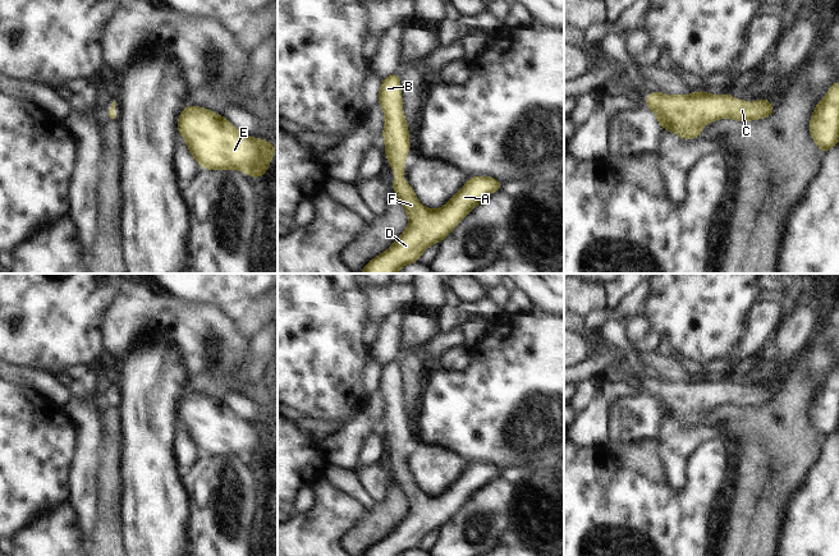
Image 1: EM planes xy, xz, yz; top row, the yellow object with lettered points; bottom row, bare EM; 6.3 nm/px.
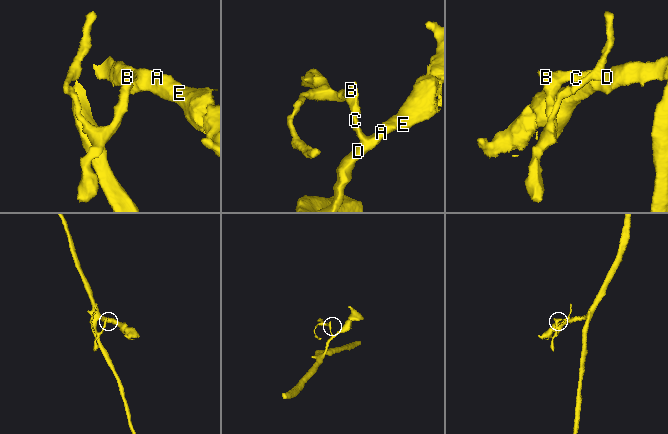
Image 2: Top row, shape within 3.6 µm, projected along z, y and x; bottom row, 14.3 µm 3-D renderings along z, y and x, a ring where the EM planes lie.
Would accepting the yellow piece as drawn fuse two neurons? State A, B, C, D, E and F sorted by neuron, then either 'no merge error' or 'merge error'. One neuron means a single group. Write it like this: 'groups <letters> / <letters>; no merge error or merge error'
groups A B C D E F; no merge error

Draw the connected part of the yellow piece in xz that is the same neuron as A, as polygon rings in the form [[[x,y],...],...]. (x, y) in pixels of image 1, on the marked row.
[[[399,73],[386,77],[379,93],[385,112],[385,152],[396,178],[393,189],[405,207],[409,225],[400,238],[382,254],[370,261],[361,274],[396,274],[405,263],[414,263],[422,252],[446,238],[453,228],[492,190],[500,190],[503,183],[487,176],[471,176],[463,188],[440,210],[425,208],[413,189],[402,178],[404,157],[409,152],[409,132],[402,111]]]

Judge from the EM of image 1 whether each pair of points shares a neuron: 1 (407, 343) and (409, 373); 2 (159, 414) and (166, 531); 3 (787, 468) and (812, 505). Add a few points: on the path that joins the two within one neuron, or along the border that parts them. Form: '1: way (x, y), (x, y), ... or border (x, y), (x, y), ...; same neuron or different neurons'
1: border (423, 341), (413, 345), (400, 359); different neurons
2: way (157, 444), (157, 501); same neuron
3: border (816, 463), (805, 483), (794, 494); different neurons

